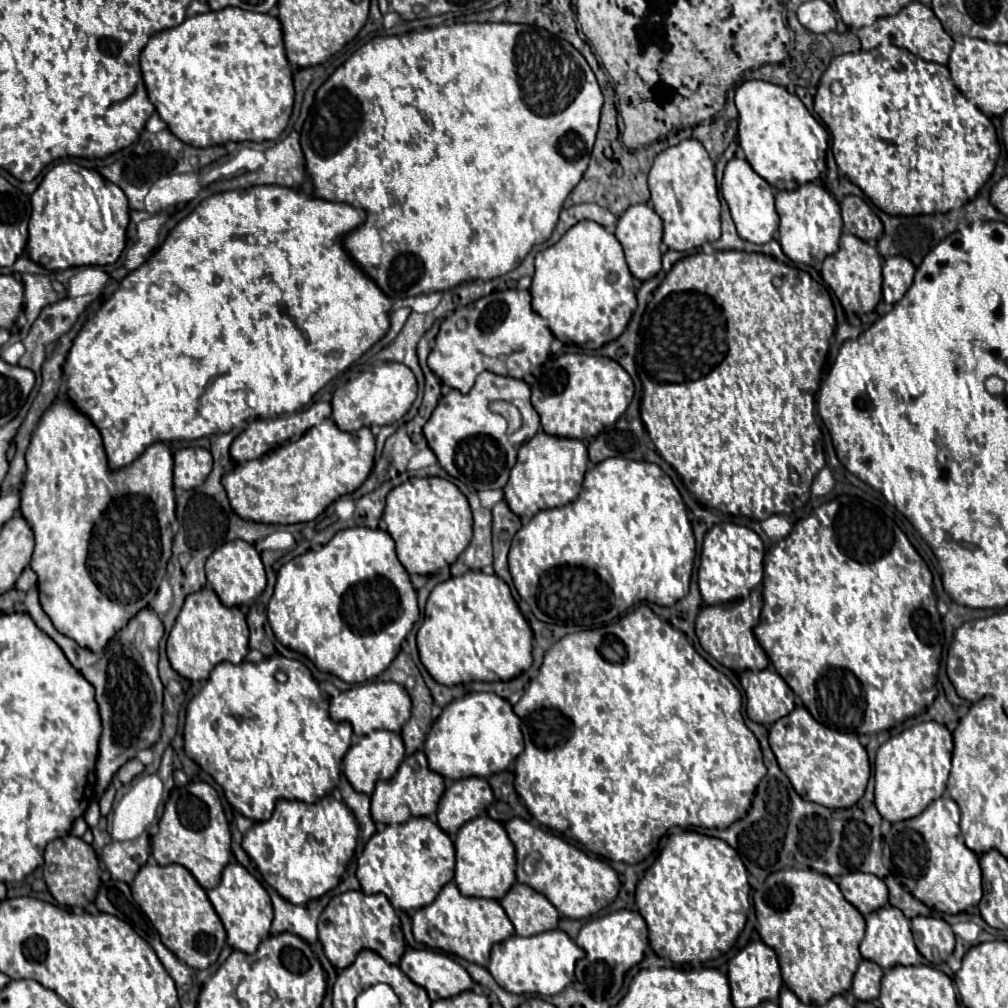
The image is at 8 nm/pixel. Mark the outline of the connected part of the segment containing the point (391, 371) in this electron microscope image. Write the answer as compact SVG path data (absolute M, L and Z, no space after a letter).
M384 362L382 366L362 372L356 380L334 390L332 420L342 432L354 432L362 426L384 426L398 422L416 400L416 378L412 370L400 362Z

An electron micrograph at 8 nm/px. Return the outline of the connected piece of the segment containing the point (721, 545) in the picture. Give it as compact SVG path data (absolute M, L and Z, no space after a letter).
M716 524L704 536L704 546L698 566L698 586L706 604L724 604L734 598L746 598L762 580L764 546L760 536L744 526Z

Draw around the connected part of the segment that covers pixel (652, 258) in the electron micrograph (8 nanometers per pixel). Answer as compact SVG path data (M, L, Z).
M636 204L630 206L620 218L618 218L618 226L616 226L616 238L624 248L626 254L626 262L628 268L632 272L634 278L638 280L650 280L654 278L662 264L660 264L660 244L662 244L662 220L660 216L654 212L654 208L650 204Z

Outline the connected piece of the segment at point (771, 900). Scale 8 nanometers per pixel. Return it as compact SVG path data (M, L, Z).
M794 866L790 870L778 870L770 874L764 884L754 892L754 908L758 918L758 934L766 946L776 950L784 984L804 1004L824 1004L836 994L850 990L856 966L860 964L860 942L864 938L864 916L842 896L838 884L808 866Z

